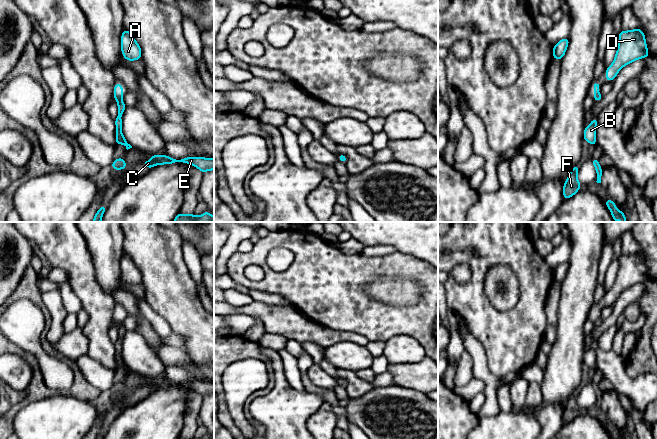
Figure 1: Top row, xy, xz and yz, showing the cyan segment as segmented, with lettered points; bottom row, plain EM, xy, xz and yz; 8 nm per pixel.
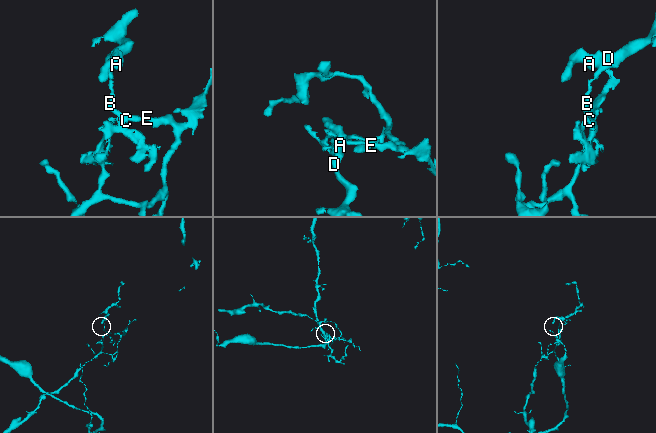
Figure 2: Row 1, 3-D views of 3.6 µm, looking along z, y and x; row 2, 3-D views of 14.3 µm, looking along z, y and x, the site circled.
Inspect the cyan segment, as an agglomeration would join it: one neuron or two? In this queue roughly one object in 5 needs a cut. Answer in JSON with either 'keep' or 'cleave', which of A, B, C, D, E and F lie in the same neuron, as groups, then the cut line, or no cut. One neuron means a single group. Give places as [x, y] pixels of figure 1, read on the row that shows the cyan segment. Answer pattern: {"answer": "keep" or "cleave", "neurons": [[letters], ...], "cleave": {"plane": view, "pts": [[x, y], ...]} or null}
{"answer": "cleave", "neurons": [["A", "D"], ["B", "C", "E", "F"]], "cleave": {"plane": "xy", "pts": [[115, 97], [120, 99]]}}

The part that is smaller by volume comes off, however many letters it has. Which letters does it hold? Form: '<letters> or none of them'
A, D

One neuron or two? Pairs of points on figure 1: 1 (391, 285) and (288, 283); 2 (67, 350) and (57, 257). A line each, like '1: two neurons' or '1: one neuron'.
1: two neurons
2: two neurons

